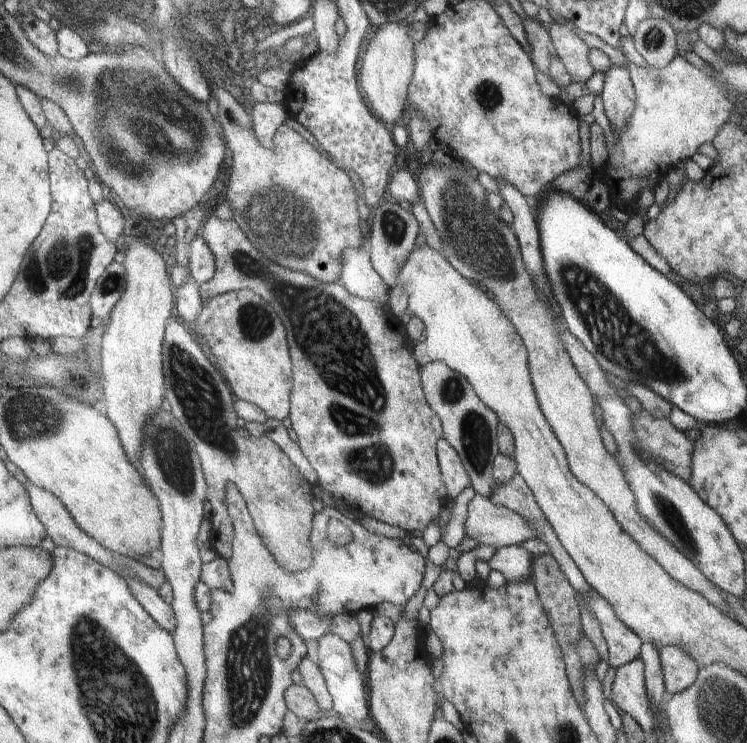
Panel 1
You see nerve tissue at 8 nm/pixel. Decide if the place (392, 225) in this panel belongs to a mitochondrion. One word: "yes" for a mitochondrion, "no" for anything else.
yes

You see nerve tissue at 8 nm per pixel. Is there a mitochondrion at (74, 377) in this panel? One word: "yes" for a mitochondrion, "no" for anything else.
yes

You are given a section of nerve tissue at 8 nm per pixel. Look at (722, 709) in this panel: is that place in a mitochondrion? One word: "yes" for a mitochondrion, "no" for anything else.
yes

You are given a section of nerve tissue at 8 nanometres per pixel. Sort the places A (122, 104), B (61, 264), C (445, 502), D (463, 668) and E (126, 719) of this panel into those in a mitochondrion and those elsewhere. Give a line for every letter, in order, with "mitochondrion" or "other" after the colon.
A: mitochondrion
B: mitochondrion
C: other
D: other
E: mitochondrion

